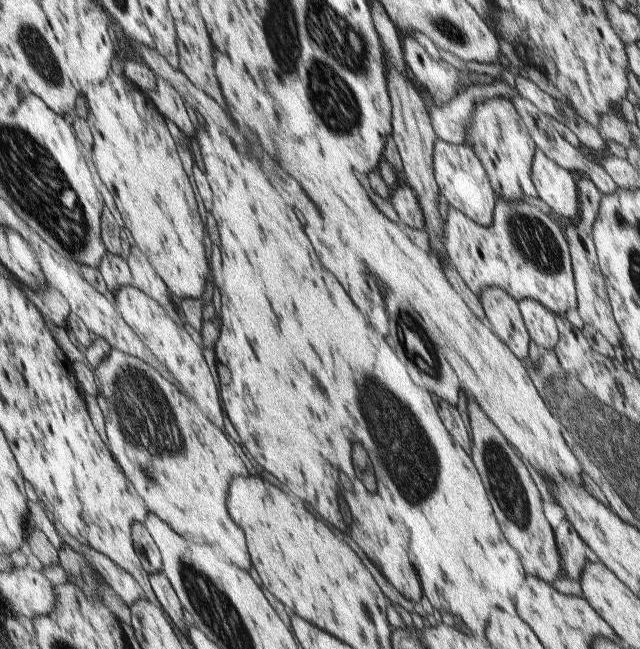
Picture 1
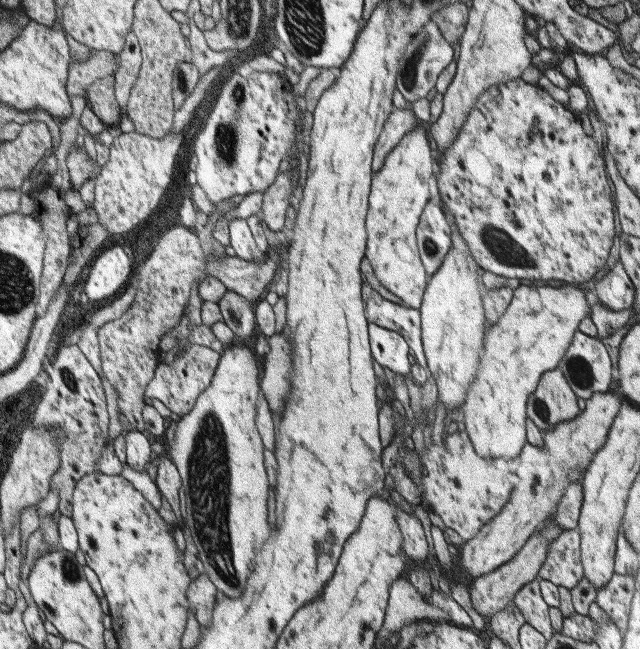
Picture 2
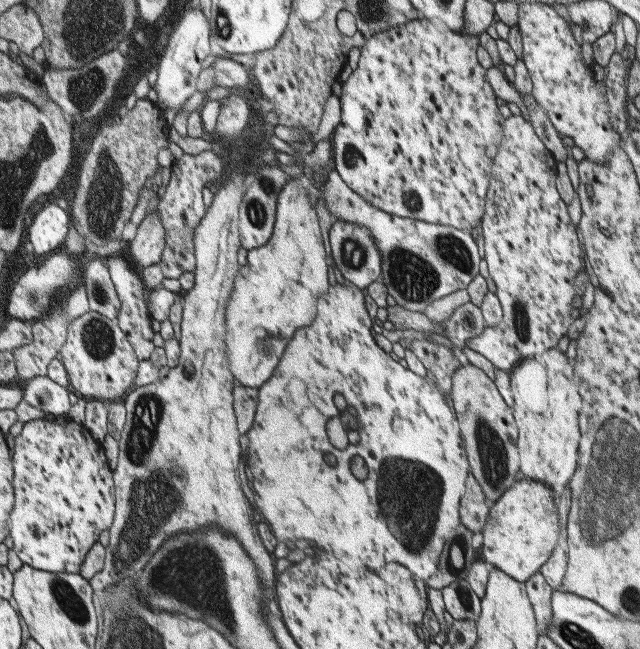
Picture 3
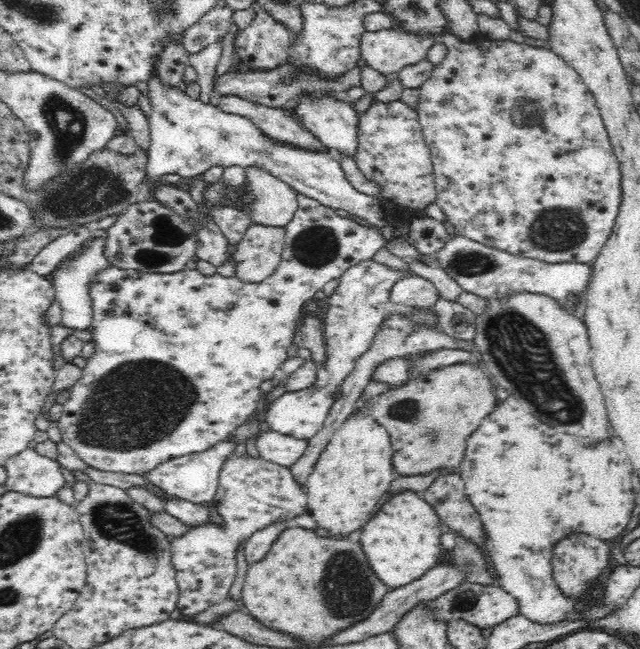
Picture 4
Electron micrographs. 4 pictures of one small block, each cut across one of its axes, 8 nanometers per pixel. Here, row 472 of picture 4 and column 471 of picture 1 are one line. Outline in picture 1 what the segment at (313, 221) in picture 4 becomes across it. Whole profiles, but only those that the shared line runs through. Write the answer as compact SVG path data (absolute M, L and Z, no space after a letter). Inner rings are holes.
M487 98L485 102L477 102L467 116L465 132L466 145L473 148L479 164L483 166L495 198L505 202L521 201L523 196L537 198L530 176L531 160L537 148L510 100Z

